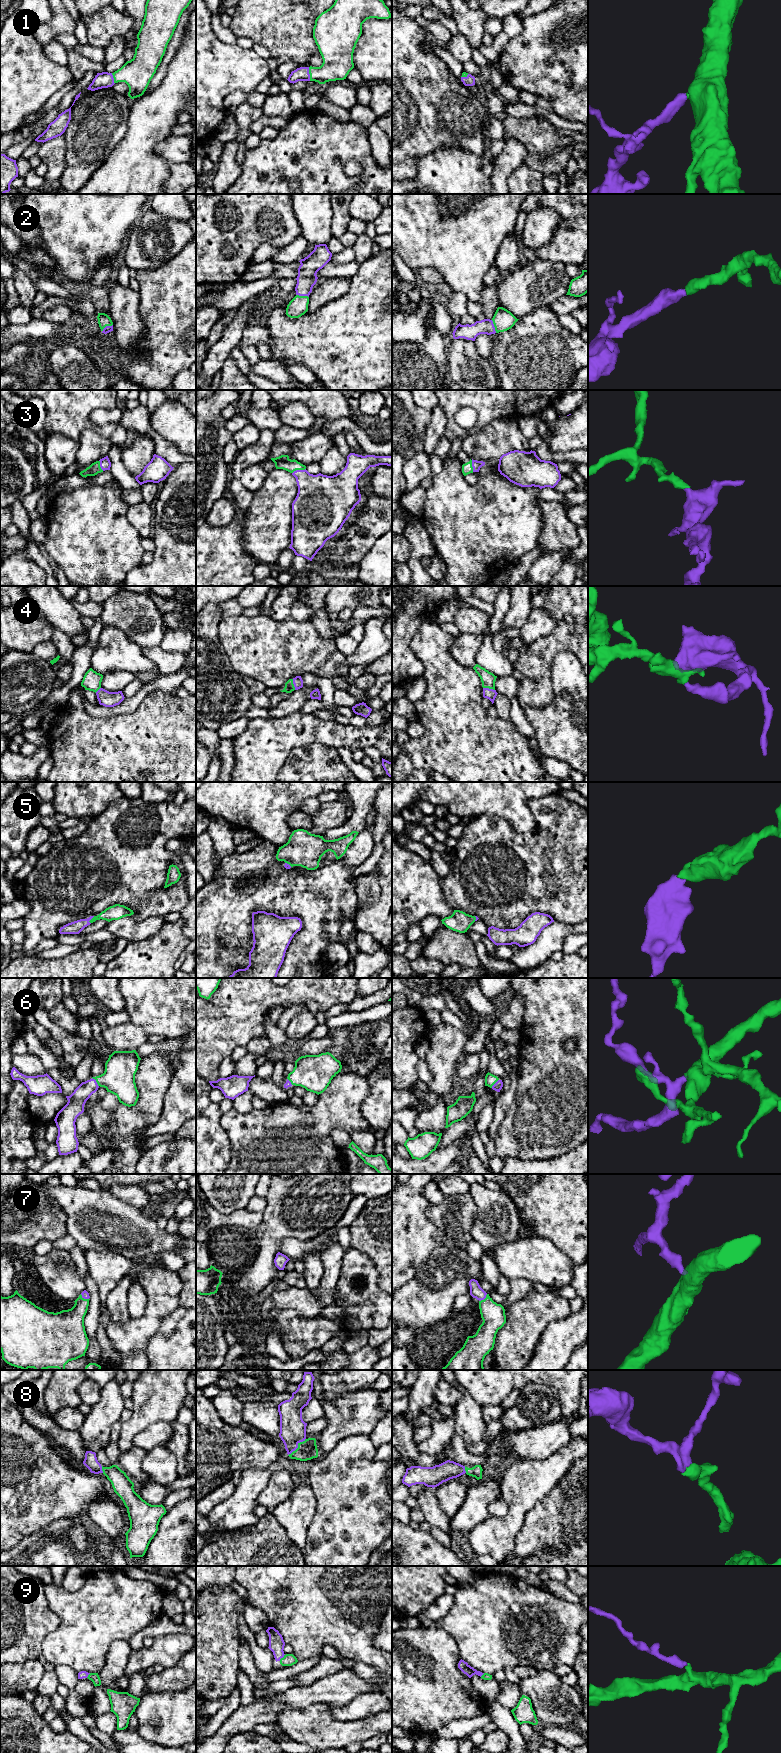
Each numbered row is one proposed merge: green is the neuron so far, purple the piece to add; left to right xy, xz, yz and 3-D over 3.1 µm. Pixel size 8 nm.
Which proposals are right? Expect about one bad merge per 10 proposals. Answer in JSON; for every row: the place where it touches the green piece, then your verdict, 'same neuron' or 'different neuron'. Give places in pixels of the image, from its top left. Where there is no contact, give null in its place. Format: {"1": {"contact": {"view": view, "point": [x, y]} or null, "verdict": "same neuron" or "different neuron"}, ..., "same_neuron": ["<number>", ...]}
{"1": {"contact": {"view": "xz", "point": [309, 73]}, "verdict": "same neuron"}, "2": {"contact": {"view": "xz", "point": [302, 296]}, "verdict": "same neuron"}, "3": {"contact": {"view": "xz", "point": [298, 469]}, "verdict": "same neuron"}, "4": {"contact": {"view": "yz", "point": [489, 688]}, "verdict": "same neuron"}, "5": {"contact": {"view": "xy", "point": [90, 920]}, "verdict": "same neuron"}, "6": {"contact": {"view": "xy", "point": [96, 1081]}, "verdict": "same neuron"}, "7": {"contact": {"view": "yz", "point": [484, 1299]}, "verdict": "same neuron"}, "8": {"contact": {"view": "xz", "point": [298, 1447]}, "verdict": "same neuron"}, "9": {"contact": {"view": "xz", "point": [283, 1657]}, "verdict": "same neuron"}, "same_neuron": ["1", "2", "3", "4", "5", "6", "7", "8", "9"]}

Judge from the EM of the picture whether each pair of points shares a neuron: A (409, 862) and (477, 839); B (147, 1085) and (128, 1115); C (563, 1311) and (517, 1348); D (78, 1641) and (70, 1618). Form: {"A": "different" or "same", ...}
{"A": "different", "B": "same", "C": "same", "D": "same"}

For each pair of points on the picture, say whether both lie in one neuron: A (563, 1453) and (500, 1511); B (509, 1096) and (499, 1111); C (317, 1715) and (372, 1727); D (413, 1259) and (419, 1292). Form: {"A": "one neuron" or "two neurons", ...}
{"A": "two neurons", "B": "one neuron", "C": "one neuron", "D": "two neurons"}

